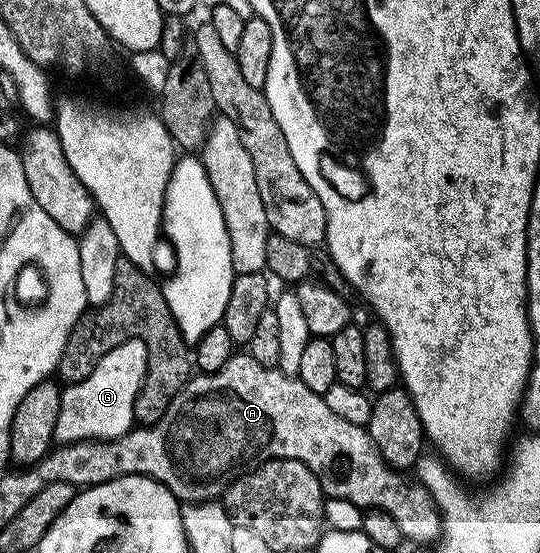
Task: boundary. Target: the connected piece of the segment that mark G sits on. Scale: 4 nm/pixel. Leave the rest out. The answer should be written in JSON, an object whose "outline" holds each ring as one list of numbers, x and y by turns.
{"outline":[[141,339,119,345,82,383,74,383,62,394,56,442,61,445,82,441,108,441,128,435,138,422,136,401,149,373,149,350]]}

